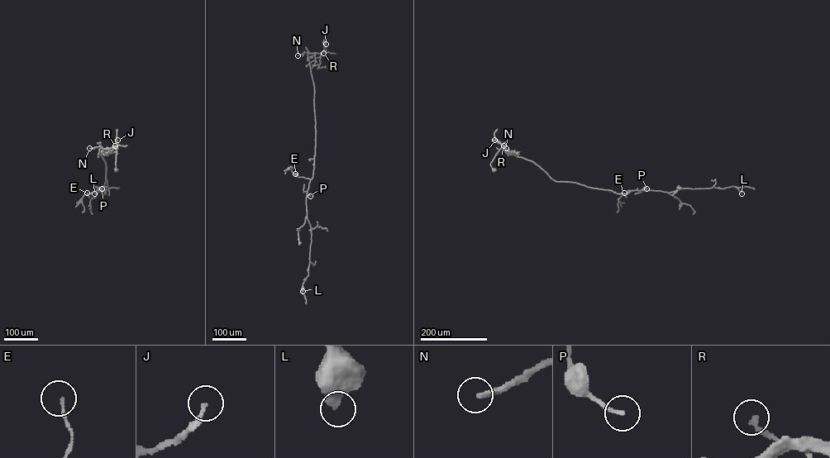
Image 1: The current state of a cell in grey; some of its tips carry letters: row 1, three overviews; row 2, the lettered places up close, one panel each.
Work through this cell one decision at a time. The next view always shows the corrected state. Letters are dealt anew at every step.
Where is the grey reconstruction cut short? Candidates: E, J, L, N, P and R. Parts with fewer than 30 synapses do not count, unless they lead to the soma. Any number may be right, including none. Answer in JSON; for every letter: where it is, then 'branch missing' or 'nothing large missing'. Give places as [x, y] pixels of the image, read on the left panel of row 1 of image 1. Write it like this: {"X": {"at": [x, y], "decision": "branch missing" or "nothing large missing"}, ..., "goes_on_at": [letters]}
{"E": {"at": [87, 193], "decision": "nothing large missing"}, "J": {"at": [117, 140], "decision": "branch missing"}, "L": {"at": [94, 193], "decision": "nothing large missing"}, "N": {"at": [89, 148], "decision": "branch missing"}, "P": {"at": [102, 188], "decision": "nothing large missing"}, "R": {"at": [115, 145], "decision": "branch missing"}, "goes_on_at": ["J", "N", "R"]}

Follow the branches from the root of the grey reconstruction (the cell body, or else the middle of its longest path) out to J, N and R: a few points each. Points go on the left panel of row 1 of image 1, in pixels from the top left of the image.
J: (116, 169), (116, 151), (113, 147), (117, 145), (117, 140)
N: (116, 169), (114, 147), (89, 148)
R: (116, 169), (115, 145)

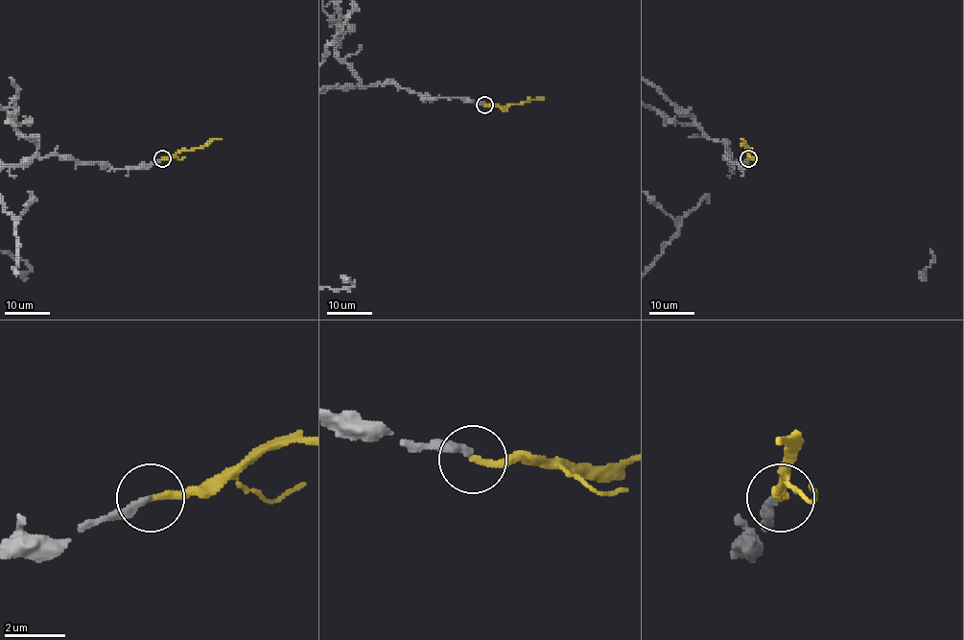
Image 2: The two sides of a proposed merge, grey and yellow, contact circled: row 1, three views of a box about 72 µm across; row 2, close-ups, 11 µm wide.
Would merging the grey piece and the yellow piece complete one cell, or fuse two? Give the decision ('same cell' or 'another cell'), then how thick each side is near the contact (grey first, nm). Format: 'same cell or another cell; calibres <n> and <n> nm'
same cell; calibres 240 and 200 nm

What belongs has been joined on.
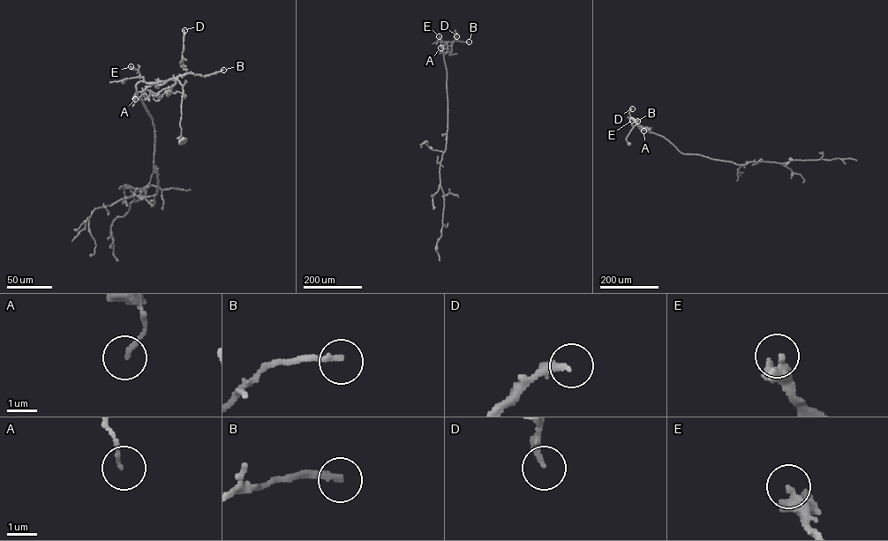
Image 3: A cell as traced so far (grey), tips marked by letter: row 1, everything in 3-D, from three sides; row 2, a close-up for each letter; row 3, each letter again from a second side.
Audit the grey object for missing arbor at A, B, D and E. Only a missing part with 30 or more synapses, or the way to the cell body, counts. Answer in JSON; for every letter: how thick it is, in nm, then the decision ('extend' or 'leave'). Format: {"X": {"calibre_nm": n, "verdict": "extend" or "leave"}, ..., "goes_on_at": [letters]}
{"A": {"calibre_nm": 110, "verdict": "leave"}, "B": {"calibre_nm": 200, "verdict": "leave"}, "D": {"calibre_nm": 240, "verdict": "leave"}, "E": {"calibre_nm": 500, "verdict": "leave"}, "goes_on_at": []}

